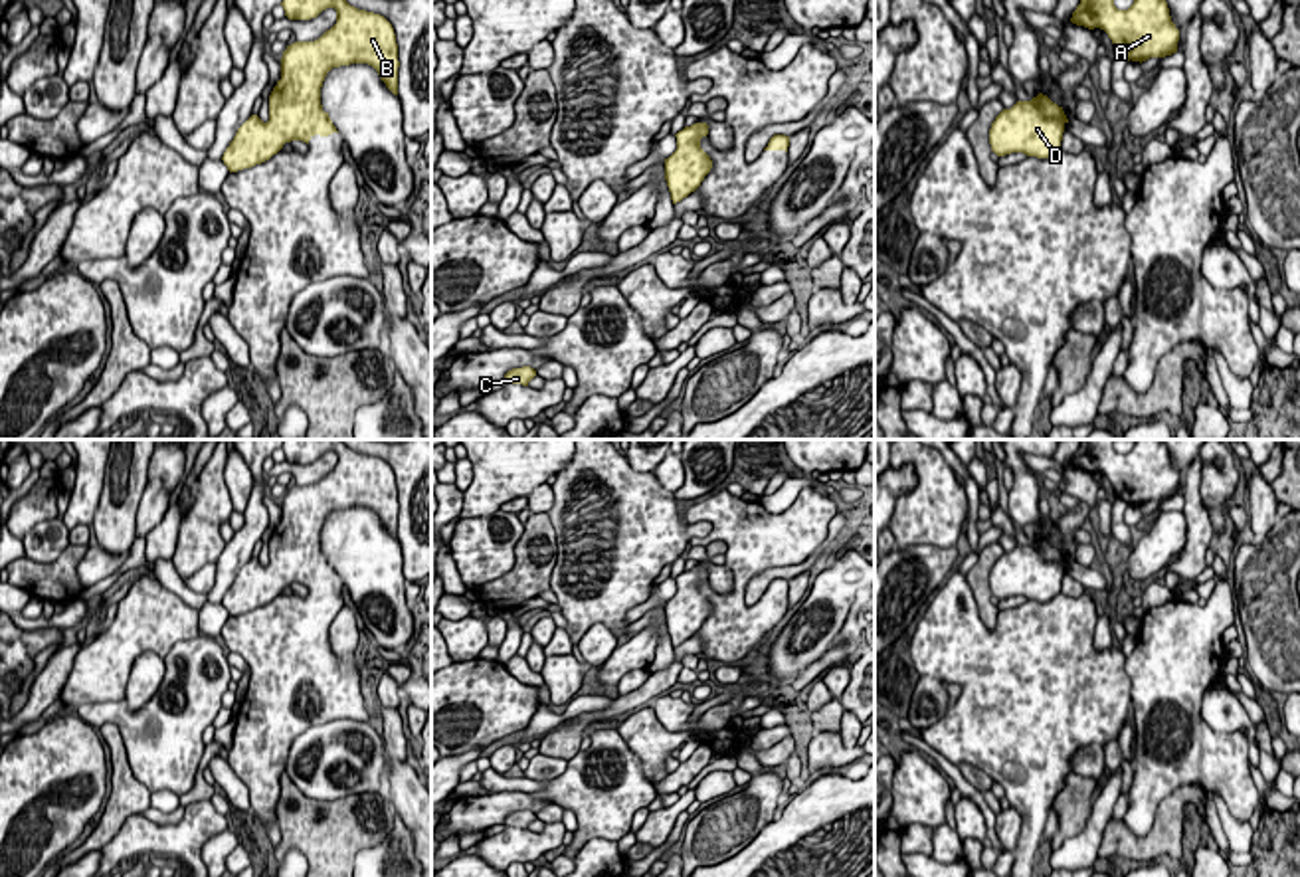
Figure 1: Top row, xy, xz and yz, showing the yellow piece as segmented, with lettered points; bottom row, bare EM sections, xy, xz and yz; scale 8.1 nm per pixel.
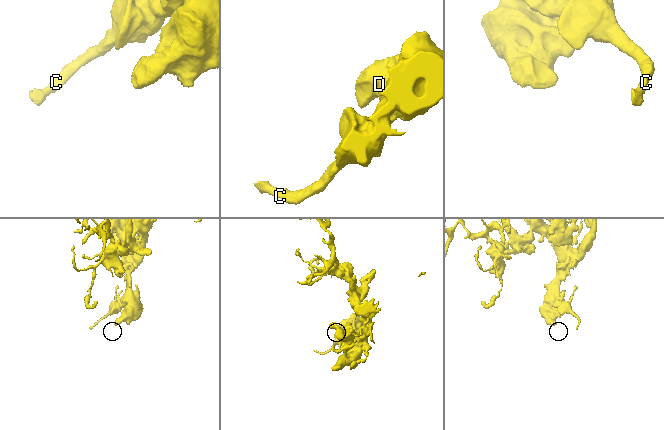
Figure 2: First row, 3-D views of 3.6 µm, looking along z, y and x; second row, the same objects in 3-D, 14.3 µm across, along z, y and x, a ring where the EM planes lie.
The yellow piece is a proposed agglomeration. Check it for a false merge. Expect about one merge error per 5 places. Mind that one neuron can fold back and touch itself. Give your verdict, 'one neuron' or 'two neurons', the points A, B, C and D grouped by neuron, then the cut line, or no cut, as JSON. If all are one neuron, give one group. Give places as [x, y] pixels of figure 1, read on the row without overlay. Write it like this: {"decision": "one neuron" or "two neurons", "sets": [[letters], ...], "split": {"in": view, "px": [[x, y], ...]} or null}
{"decision": "one neuron", "sets": [["A", "B", "C", "D"]], "split": null}

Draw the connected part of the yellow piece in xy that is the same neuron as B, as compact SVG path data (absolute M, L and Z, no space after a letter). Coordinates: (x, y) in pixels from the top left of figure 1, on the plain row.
M283 439L281 449L289 463L311 463L326 451L334 451L336 467L315 485L295 485L287 489L281 501L281 523L269 538L269 564L263 566L257 558L251 558L237 572L222 600L230 616L269 604L285 586L303 584L309 588L315 578L328 580L338 576L321 548L321 531L332 511L368 507L378 515L386 531L398 538L398 487L394 471L384 459L358 453L342 439Z

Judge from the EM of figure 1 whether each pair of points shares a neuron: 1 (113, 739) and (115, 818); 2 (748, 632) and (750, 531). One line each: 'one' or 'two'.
1: one
2: one

